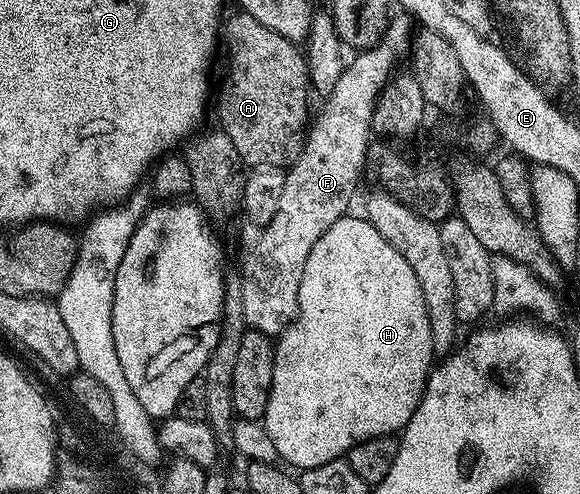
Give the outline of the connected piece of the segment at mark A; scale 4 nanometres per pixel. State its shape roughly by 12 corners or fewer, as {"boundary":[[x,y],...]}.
{"boundary":[[248,18],[218,126],[245,167],[288,168],[310,81],[297,43]]}

